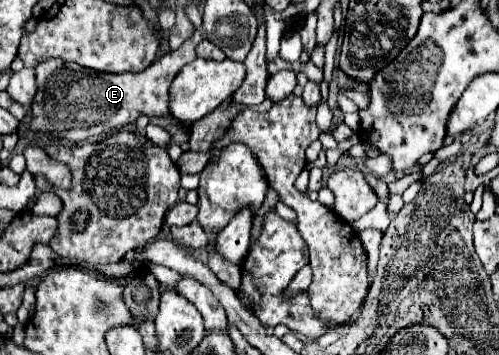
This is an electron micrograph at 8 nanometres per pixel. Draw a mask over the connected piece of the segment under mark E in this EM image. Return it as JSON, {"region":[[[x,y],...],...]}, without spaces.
{"region":[[[195,30],[195,34],[189,40],[185,40],[177,50],[163,54],[143,72],[97,72],[79,66],[77,62],[63,62],[61,58],[49,58],[39,62],[39,66],[35,66],[37,94],[31,102],[31,130],[45,132],[53,140],[81,144],[85,140],[101,138],[103,134],[113,134],[115,130],[131,126],[131,118],[133,122],[137,122],[141,116],[147,116],[149,120],[167,118],[175,126],[191,132],[191,124],[171,118],[169,86],[173,78],[179,74],[179,70],[197,58],[195,46],[201,40],[201,32]]]}

